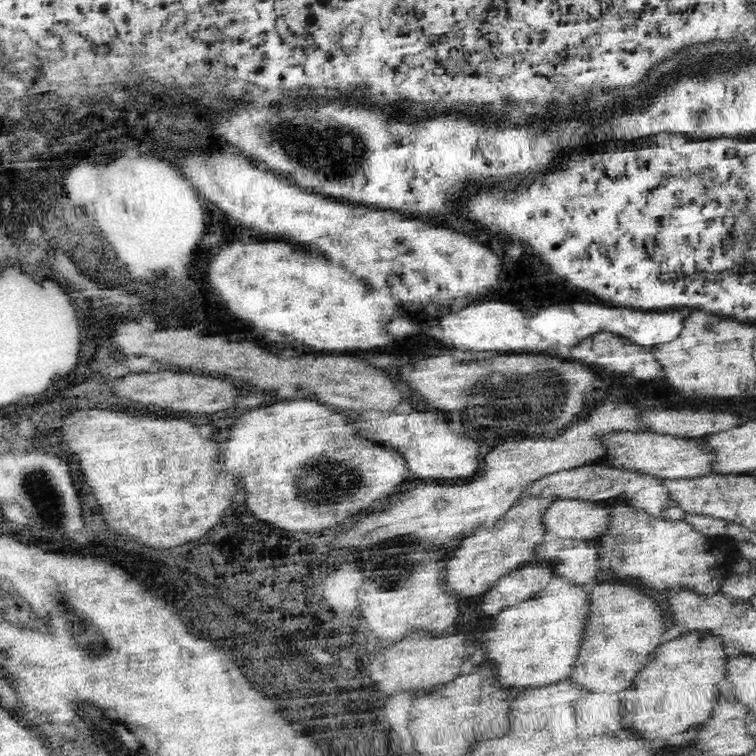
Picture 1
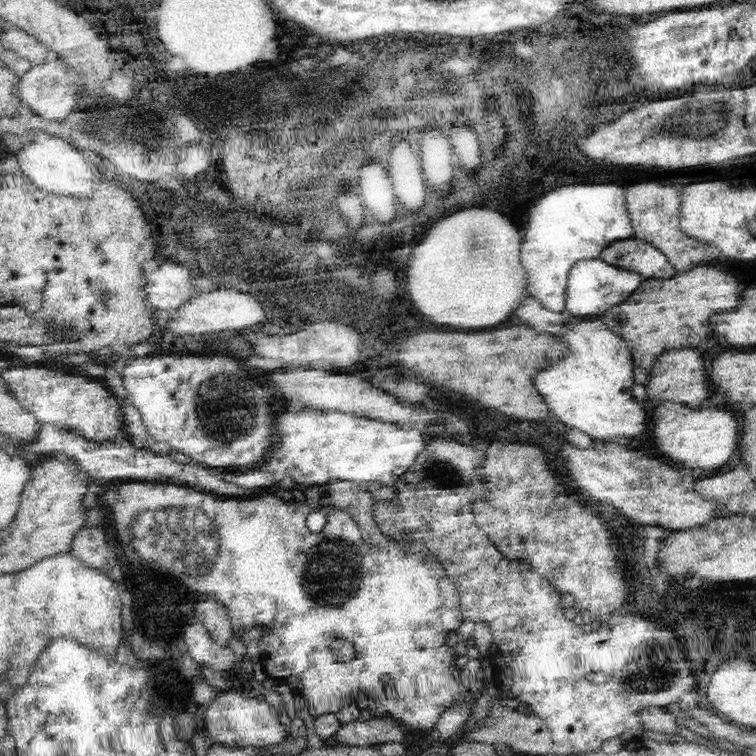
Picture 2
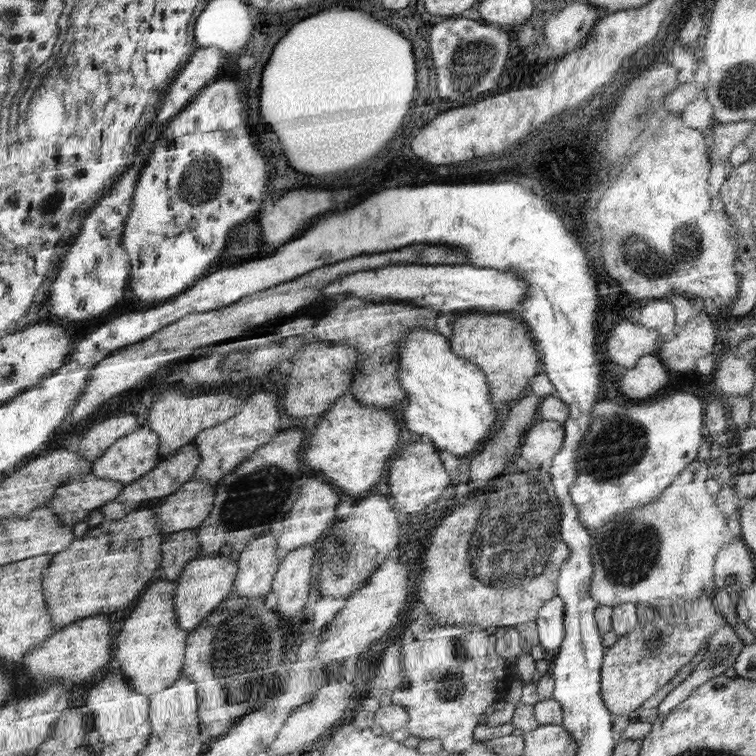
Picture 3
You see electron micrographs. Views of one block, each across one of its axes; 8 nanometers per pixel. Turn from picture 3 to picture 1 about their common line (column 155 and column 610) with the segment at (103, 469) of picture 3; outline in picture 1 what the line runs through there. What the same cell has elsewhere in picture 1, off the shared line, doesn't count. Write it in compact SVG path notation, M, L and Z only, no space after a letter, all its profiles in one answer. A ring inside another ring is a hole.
M604 432L598 436L604 456L600 464L604 468L618 468L620 472L638 472L642 476L654 476L662 480L692 480L708 476L710 452L702 448L700 440L682 440L674 436L660 436L650 432Z

